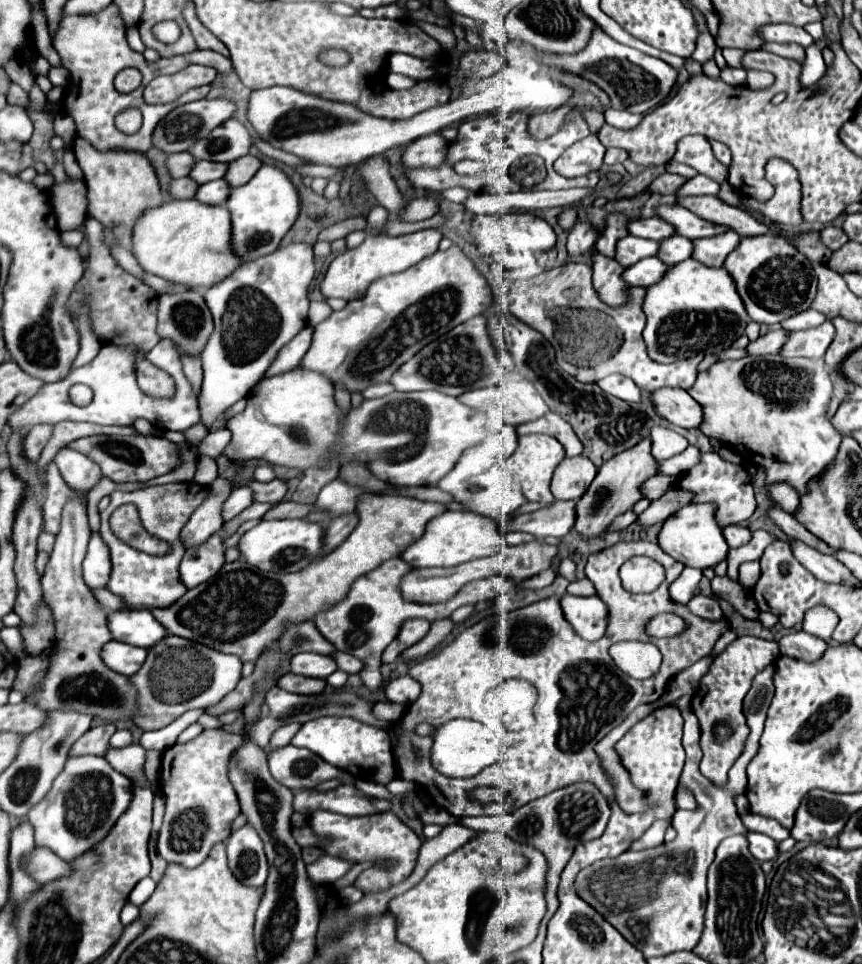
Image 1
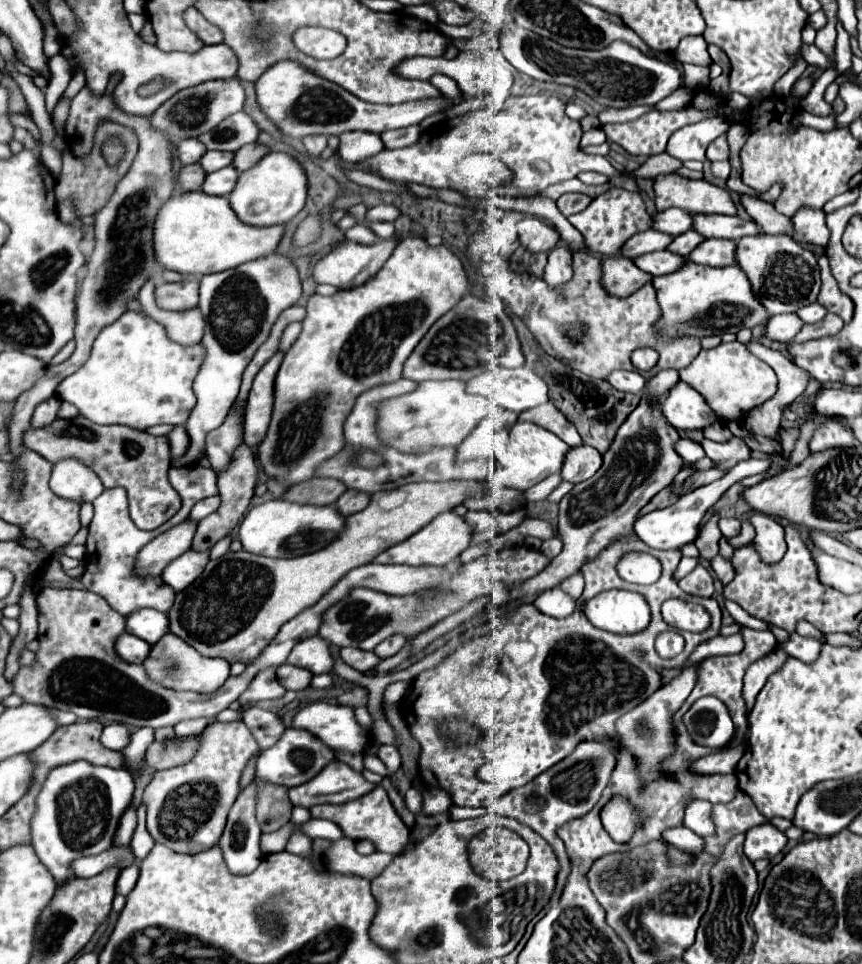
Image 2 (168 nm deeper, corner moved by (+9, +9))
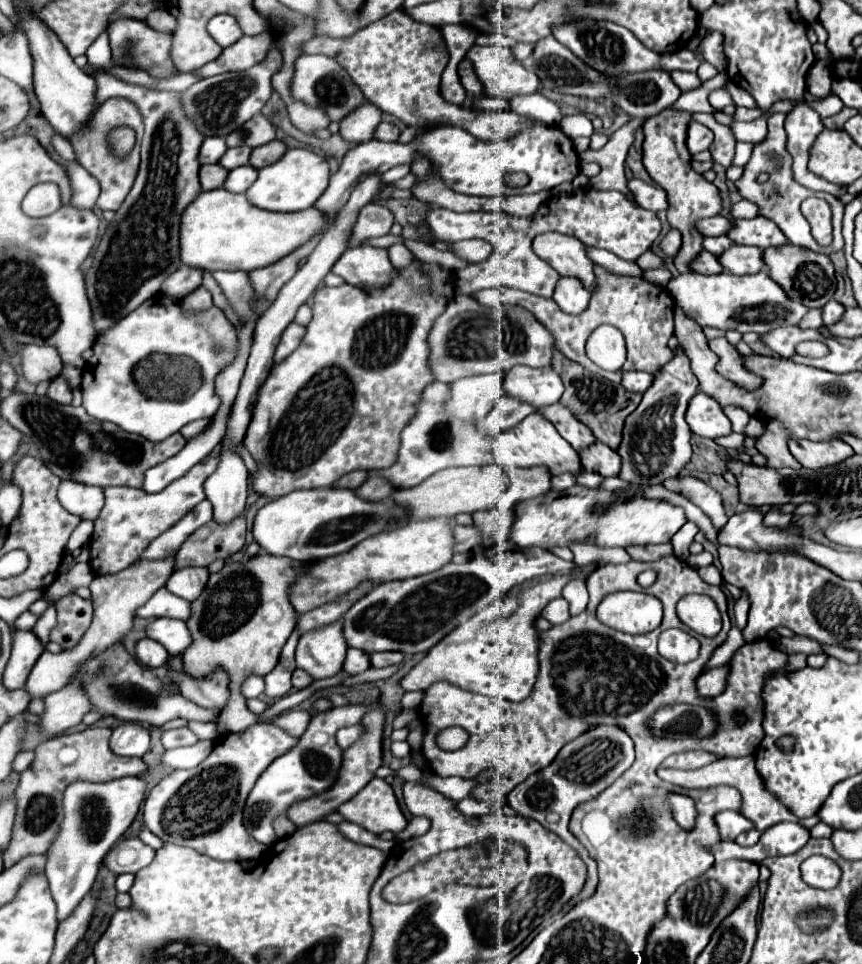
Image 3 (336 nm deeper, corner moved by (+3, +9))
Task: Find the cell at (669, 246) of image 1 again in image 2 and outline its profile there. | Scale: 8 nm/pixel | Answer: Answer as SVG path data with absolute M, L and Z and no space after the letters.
M687 230L687 234L679 234L673 238L673 242L667 246L669 252L673 254L681 254L681 256L689 256L689 252L703 240L701 234L697 234L695 230Z

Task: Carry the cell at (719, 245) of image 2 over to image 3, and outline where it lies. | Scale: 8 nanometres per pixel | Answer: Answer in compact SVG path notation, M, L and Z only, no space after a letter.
M731 246L723 256L721 262L725 270L733 274L757 274L765 270L765 260L763 260L763 250L755 246Z

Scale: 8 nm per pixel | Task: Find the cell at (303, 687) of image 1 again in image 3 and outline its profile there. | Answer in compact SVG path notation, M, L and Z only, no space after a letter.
M297 668L297 670L293 672L293 688L295 688L295 690L307 688L311 682L313 682L313 678L311 678L305 670L299 670L299 668Z

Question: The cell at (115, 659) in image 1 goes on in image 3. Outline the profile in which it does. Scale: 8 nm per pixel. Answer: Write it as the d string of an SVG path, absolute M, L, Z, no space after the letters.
M143 638L137 642L137 656L149 668L159 668L169 660L169 652L165 650L165 646L151 638Z

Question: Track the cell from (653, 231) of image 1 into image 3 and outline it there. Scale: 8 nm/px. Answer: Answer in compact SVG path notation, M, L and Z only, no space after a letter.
M713 216L713 218L705 218L705 222L697 222L697 228L705 236L725 236L731 230L731 226L733 220L723 216Z

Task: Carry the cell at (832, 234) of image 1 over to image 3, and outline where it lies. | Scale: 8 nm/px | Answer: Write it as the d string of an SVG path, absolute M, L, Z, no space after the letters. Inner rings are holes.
M773 114L773 116L769 118L769 132L767 132L767 136L765 136L763 142L755 144L749 162L743 166L743 176L735 182L735 186L737 186L739 194L741 194L745 200L749 200L749 202L753 202L753 204L759 206L759 216L765 216L765 218L773 220L773 222L783 230L783 234L789 238L791 244L795 244L795 246L805 246L805 248L809 248L809 250L813 250L813 252L821 252L821 254L833 254L833 252L837 252L837 250L843 248L841 220L843 220L843 208L845 208L845 204L843 204L837 196L833 196L833 194L817 194L815 190L809 190L809 188L801 186L801 184L793 178L793 170L791 170L793 160L791 160L791 154L789 154L787 148L785 148L785 146L787 146L787 134L785 134L783 122L785 122L785 114ZM769 154L779 154L779 156L781 156L781 166L779 166L779 170L777 170L775 164L771 162ZM761 172L769 172L769 174L771 174L771 180L759 184L759 182L757 182L757 176L759 176ZM809 196L827 198L829 204L831 204L831 208L833 208L833 242L831 242L829 246L819 246L819 244L815 242L815 238L811 236L811 226L809 226L809 222L805 220L805 216L801 214L801 210L799 210L801 202L803 202L805 198L809 198Z

